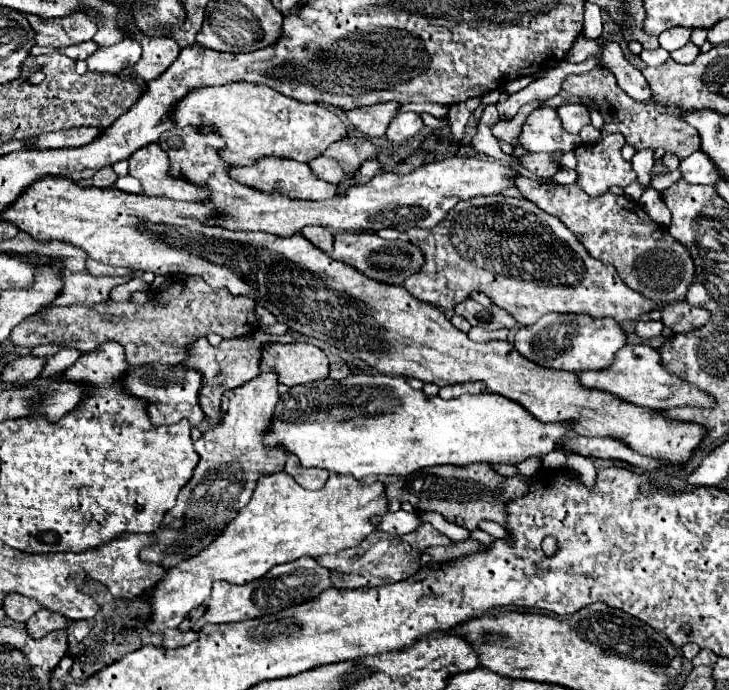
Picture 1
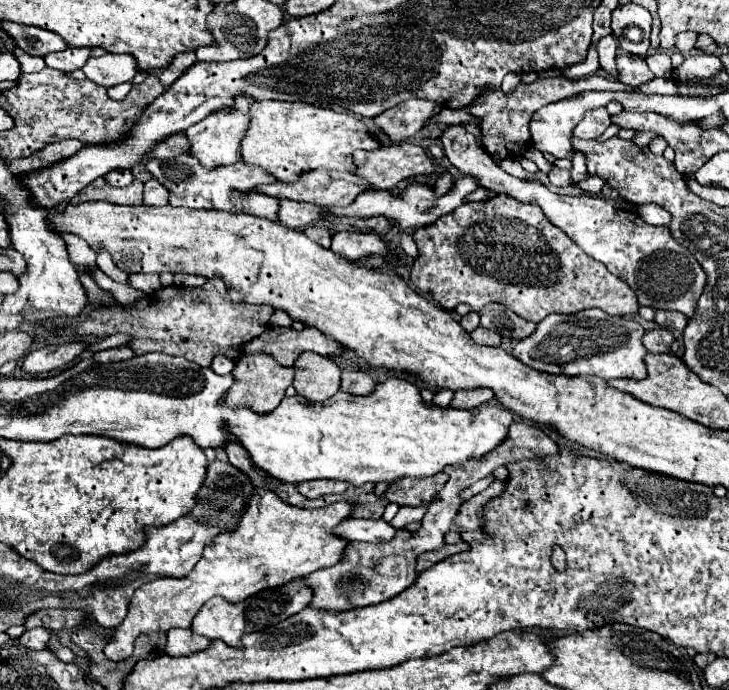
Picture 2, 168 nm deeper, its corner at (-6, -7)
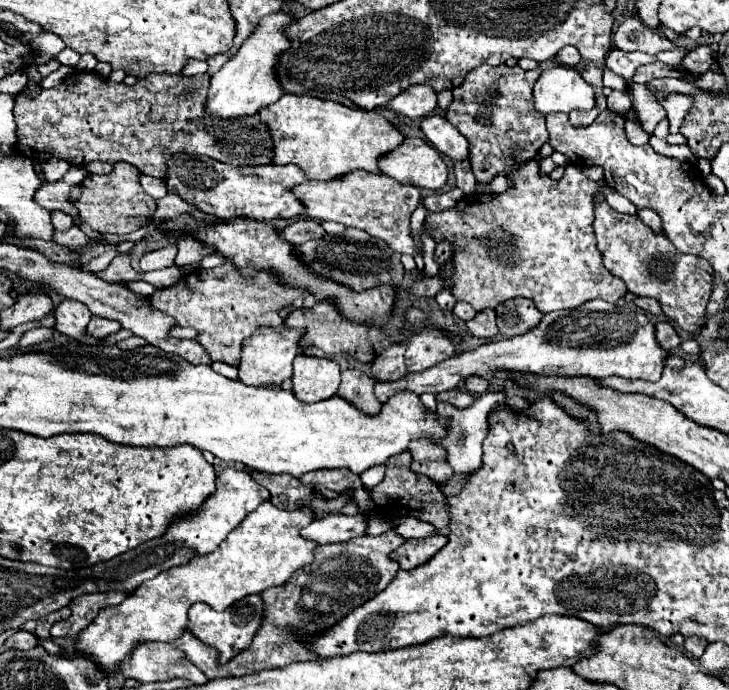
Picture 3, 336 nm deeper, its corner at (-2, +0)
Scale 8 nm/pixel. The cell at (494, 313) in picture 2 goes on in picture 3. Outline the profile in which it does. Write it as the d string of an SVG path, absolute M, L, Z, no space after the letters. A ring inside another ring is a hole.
M511 298L495 306L497 328L503 336L517 336L531 330L539 320L541 312L527 298Z

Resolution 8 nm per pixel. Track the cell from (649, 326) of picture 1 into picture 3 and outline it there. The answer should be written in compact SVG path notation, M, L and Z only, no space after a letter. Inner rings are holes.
M669 322L655 324L655 338L659 340L659 346L663 346L665 350L673 350L681 344L681 338L677 336L677 332L673 330L673 326Z

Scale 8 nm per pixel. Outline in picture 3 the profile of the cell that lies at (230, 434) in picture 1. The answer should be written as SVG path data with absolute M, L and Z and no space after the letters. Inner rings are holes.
M263 328L257 334L253 334L251 338L243 340L243 356L239 362L239 380L243 384L251 384L251 386L259 386L259 384L267 384L267 386L281 386L283 380L291 378L293 374L293 358L303 352L299 348L299 338L303 332L295 330L295 328Z

